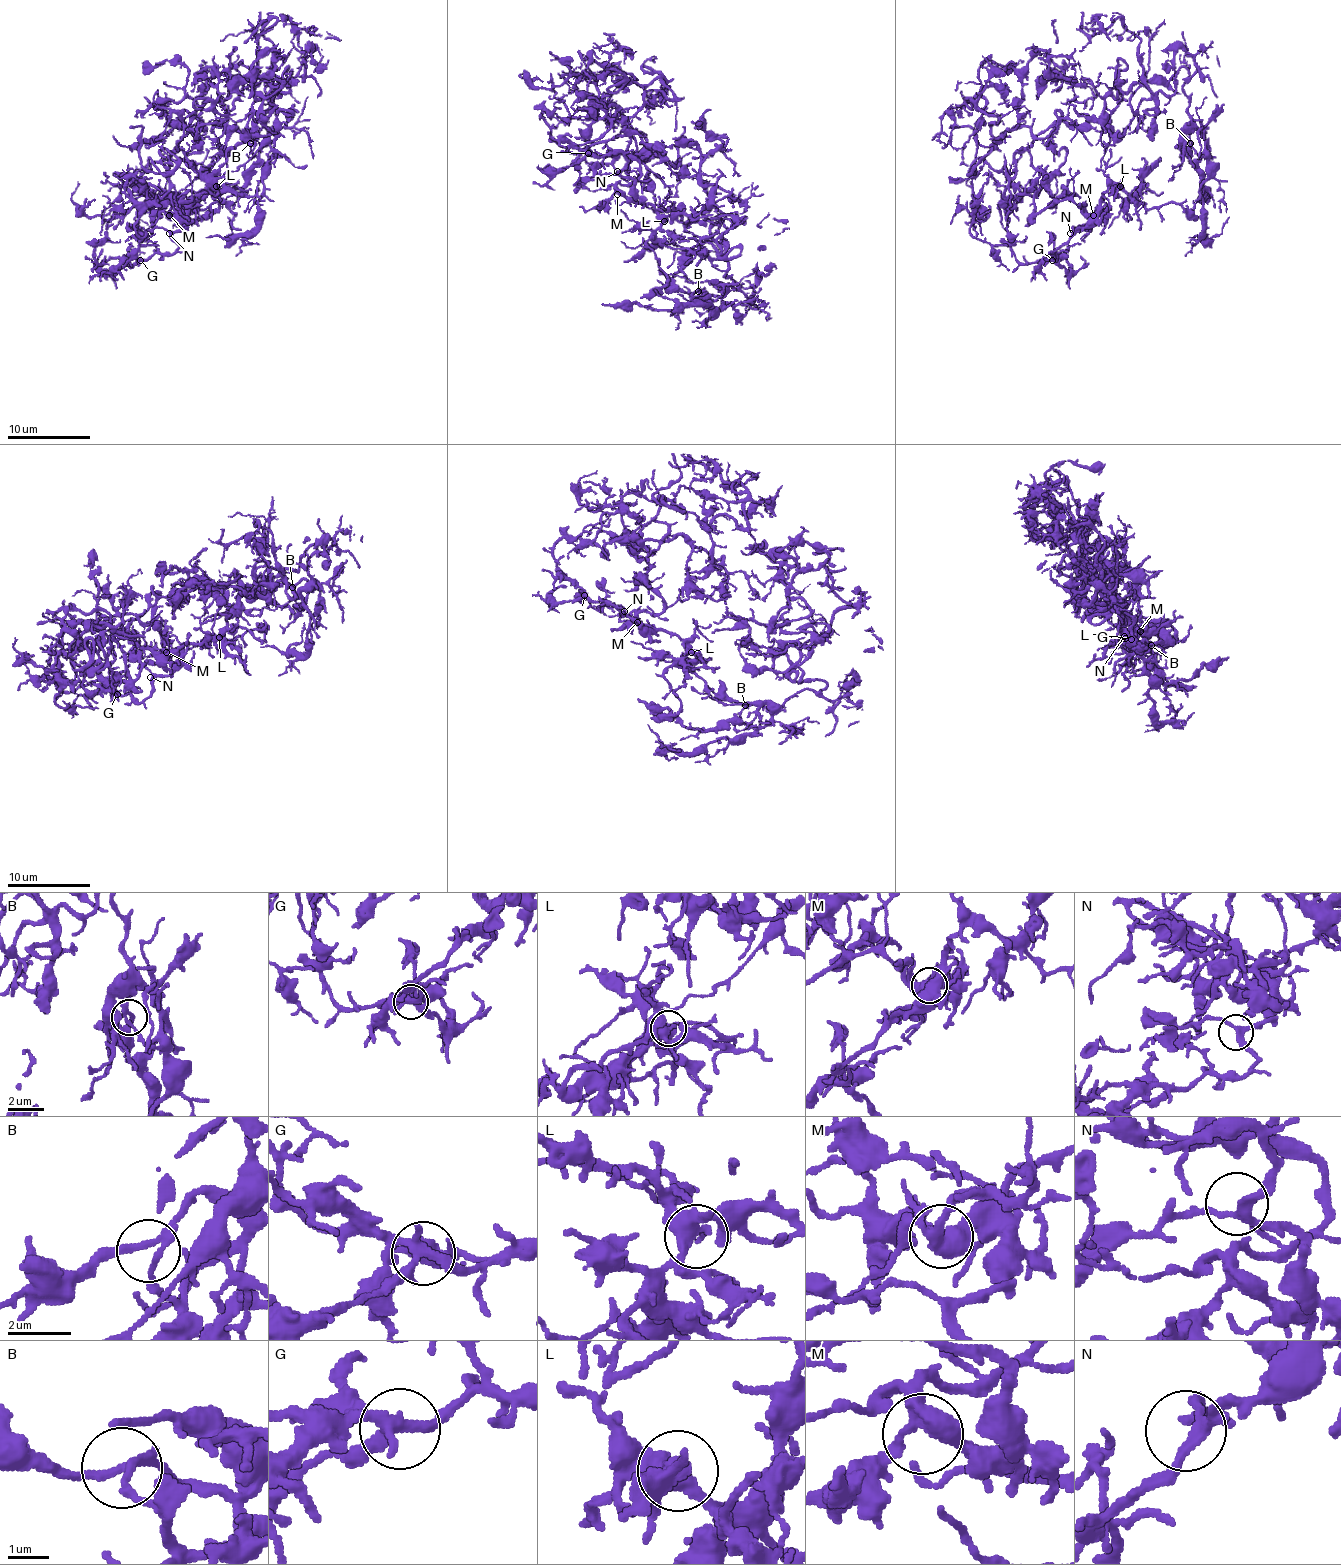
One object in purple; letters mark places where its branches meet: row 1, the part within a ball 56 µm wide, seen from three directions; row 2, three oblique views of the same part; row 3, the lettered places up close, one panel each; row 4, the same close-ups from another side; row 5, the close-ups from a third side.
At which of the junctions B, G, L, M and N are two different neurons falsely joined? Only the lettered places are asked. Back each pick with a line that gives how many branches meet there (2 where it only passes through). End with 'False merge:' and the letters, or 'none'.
False merge: none

